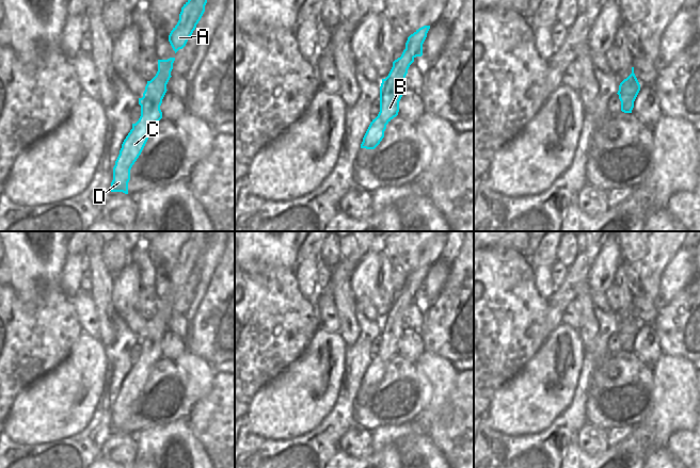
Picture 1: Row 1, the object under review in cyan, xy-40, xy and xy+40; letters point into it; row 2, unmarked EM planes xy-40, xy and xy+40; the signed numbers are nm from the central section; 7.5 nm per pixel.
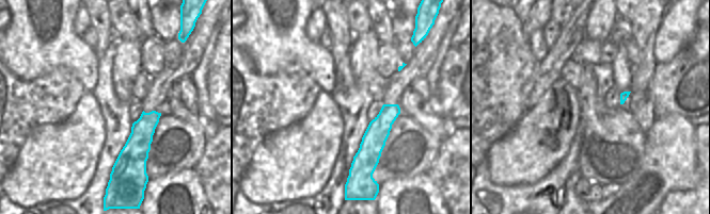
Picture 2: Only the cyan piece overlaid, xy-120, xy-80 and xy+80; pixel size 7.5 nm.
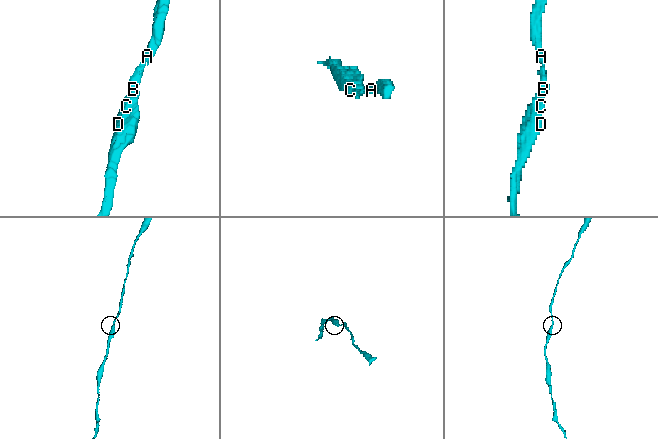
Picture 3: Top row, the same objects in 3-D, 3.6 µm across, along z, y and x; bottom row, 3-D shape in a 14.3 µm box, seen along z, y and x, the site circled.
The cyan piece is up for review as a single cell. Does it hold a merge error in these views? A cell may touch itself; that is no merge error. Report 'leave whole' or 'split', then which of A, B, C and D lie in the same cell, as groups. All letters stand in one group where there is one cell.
leave whole | A B C D

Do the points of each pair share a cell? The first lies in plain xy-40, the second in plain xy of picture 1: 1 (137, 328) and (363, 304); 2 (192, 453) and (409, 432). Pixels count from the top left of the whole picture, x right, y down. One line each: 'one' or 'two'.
1: one
2: one

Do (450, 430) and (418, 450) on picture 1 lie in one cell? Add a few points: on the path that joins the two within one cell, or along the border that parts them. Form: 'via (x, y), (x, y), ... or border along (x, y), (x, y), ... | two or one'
border along (427, 432), (432, 442), (444, 456) | two

